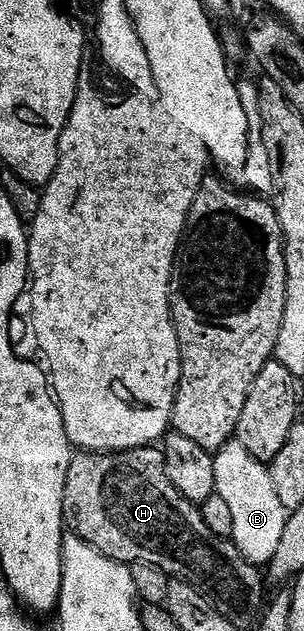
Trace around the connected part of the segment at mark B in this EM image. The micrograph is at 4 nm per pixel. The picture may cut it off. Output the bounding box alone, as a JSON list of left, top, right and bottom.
[213,449,288,565]

